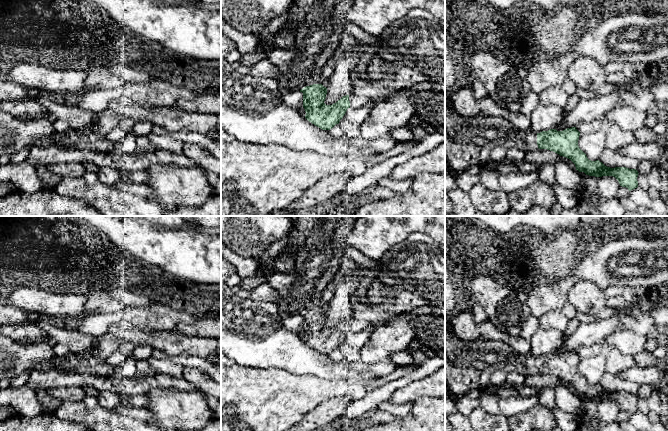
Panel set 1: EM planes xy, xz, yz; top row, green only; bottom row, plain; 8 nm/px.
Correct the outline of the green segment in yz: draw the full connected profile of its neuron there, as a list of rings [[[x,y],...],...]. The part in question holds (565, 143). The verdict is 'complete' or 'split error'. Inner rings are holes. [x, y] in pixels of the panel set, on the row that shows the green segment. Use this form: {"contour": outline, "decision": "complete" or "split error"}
{"contour": [[[576,127],[567,128],[563,131],[550,129],[537,133],[537,145],[539,149],[553,151],[560,156],[570,159],[579,172],[586,175],[602,177],[615,177],[620,186],[626,187],[629,191],[638,187],[638,171],[626,167],[610,168],[605,166],[599,160],[591,161],[586,154],[579,148],[580,132]]], "decision": "complete"}

